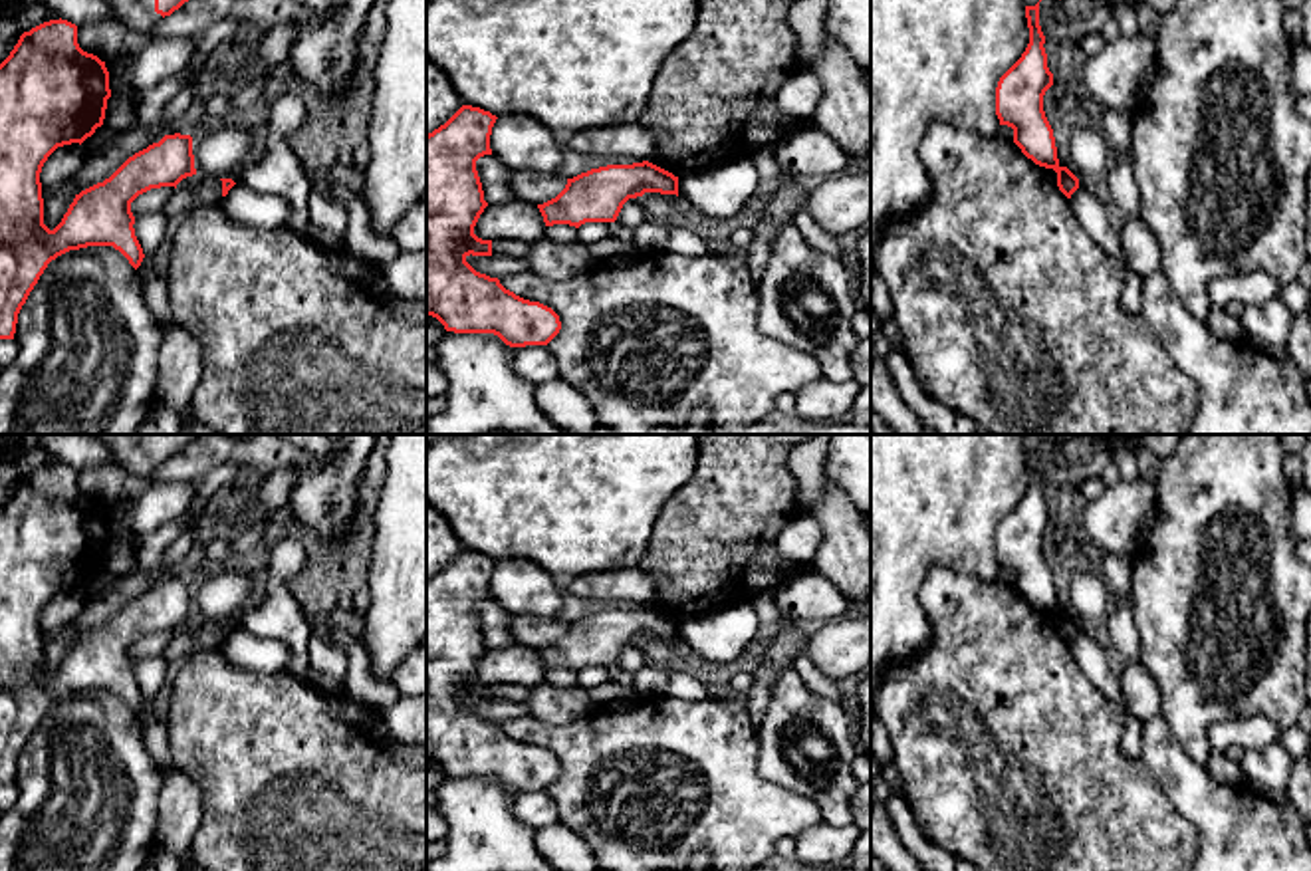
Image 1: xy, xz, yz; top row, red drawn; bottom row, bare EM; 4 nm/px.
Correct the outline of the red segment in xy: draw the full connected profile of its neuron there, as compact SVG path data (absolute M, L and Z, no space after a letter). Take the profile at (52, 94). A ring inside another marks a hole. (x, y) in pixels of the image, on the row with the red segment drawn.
M61 18L24 32L10 56L0 63L0 339L14 339L22 306L48 264L58 256L87 246L113 246L137 270L145 254L135 236L131 202L151 188L177 188L182 179L196 175L192 137L180 133L165 135L159 143L129 157L109 179L75 194L61 222L50 230L44 224L42 167L58 147L81 145L103 125L109 97L105 62L83 52L77 44L77 26Z

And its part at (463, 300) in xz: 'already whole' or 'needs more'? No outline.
already whole

